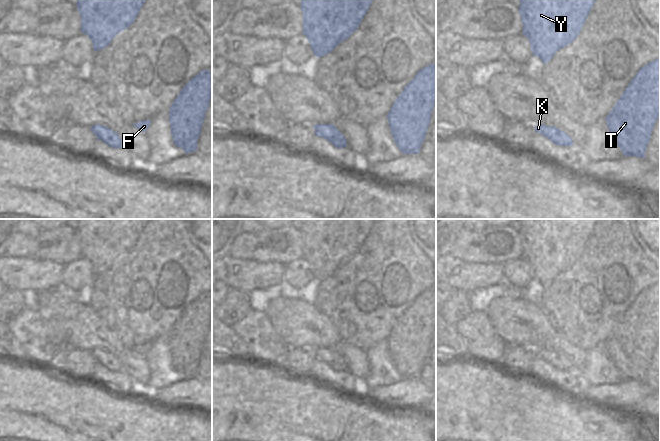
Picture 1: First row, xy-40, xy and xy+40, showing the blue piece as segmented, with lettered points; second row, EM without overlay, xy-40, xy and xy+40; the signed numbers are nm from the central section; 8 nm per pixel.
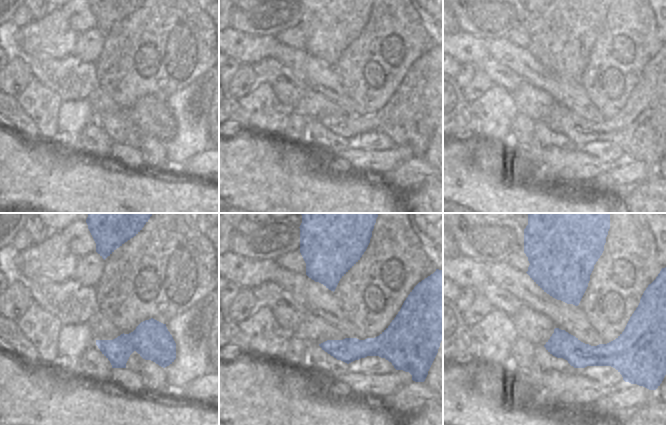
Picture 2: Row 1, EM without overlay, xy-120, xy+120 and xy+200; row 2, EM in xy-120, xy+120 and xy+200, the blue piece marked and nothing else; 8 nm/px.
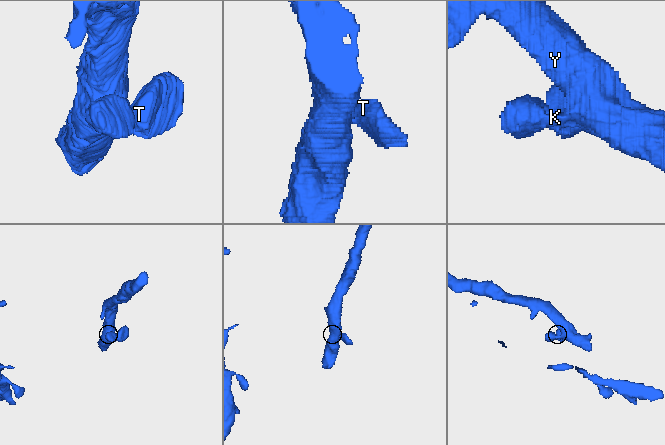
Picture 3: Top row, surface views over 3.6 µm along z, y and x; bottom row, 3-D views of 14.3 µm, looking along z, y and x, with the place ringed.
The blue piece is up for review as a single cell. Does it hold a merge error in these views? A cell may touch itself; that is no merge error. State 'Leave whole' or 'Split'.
Leave whole

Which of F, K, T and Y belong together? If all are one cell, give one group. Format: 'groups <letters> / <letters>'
groups F K T Y

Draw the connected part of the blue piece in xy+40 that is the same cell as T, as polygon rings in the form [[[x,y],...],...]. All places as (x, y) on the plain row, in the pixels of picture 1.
[[[660,281],[639,293],[605,343],[609,357],[623,380],[645,382],[645,375],[659,338]]]

